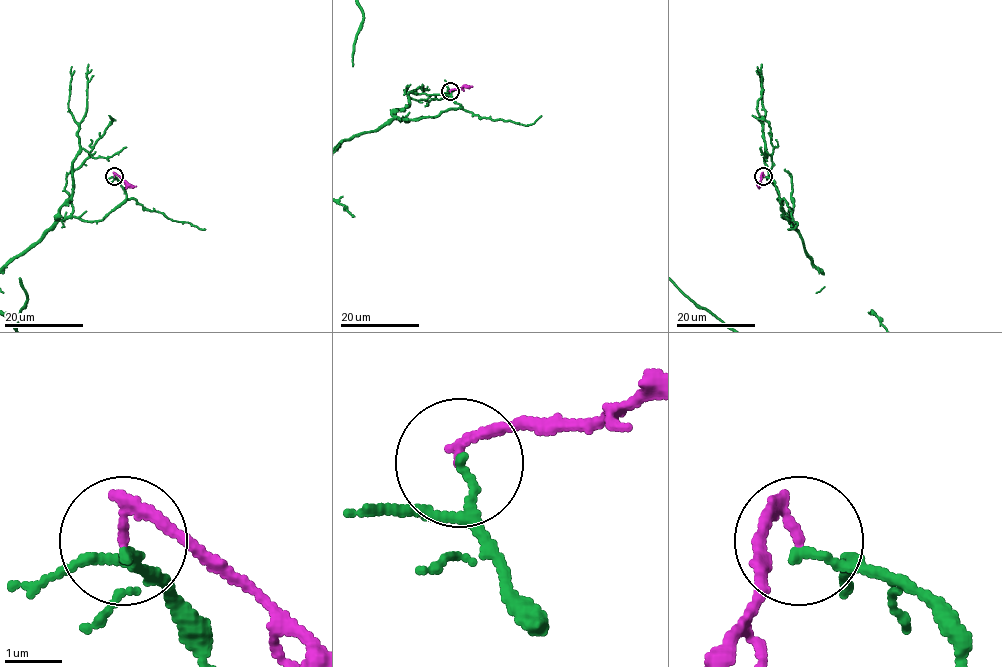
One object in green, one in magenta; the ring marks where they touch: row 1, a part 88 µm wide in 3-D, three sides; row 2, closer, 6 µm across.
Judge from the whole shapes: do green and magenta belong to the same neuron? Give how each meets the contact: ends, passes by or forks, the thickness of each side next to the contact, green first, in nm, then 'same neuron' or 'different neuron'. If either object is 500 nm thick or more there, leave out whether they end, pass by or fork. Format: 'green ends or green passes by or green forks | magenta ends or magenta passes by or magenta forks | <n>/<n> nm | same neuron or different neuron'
green ends | magenta ends | 140/180 nm | different neuron

